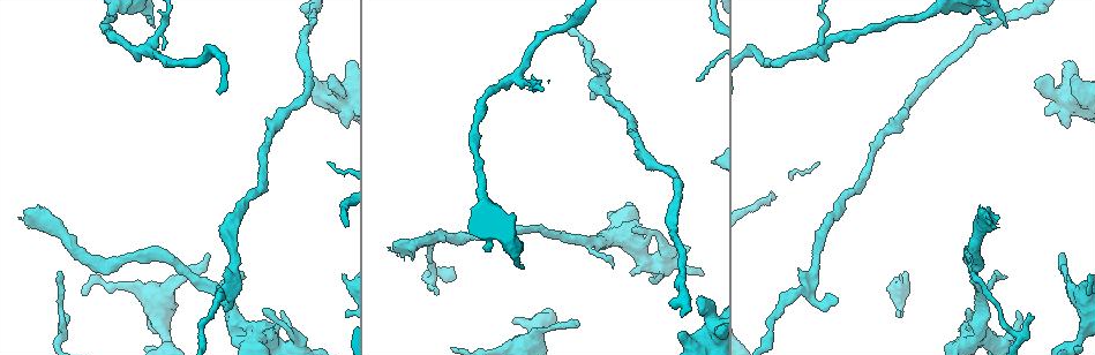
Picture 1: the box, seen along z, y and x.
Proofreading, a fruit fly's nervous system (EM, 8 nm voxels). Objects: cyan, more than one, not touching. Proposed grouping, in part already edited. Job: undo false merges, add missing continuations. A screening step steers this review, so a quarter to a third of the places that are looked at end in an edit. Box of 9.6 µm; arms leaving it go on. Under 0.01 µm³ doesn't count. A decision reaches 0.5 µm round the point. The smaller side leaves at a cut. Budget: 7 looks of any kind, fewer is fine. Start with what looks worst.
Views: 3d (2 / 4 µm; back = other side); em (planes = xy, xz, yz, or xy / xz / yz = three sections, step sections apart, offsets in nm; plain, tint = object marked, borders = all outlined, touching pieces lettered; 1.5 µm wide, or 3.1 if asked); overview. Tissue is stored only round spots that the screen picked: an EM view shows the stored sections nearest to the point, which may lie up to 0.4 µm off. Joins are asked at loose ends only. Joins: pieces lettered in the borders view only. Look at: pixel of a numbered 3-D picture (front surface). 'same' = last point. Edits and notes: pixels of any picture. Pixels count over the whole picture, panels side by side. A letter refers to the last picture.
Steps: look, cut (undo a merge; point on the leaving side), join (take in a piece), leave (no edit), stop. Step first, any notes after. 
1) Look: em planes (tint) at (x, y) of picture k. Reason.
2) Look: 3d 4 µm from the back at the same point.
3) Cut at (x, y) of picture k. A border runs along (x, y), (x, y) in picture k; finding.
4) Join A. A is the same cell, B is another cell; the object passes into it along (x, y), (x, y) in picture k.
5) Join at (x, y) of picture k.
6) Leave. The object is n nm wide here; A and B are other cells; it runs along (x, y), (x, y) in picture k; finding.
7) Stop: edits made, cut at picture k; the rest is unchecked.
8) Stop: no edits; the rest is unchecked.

Look: 3d 2 µm at (584, 12) of picture 1. Abrupt turn.

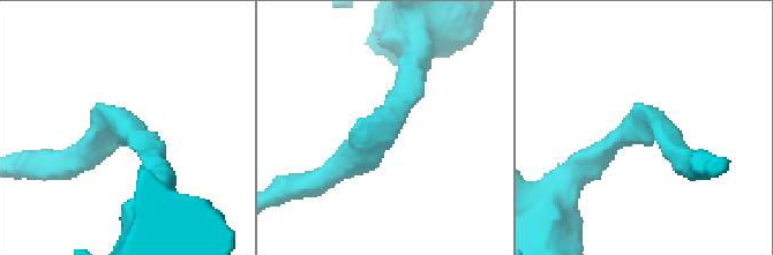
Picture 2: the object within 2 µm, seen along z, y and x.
Look: em yz step 8 (tint) at (649, 124) of picture 2.

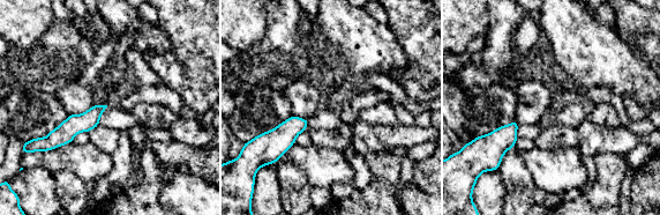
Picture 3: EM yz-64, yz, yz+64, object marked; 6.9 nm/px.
Look: em xy step 4 (borders) at the same point. Cut it another way.

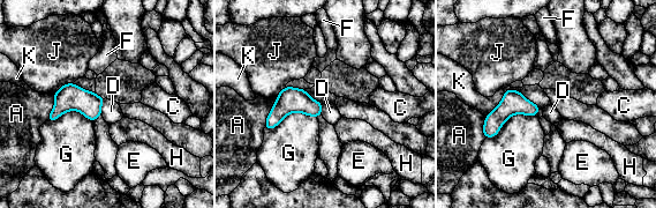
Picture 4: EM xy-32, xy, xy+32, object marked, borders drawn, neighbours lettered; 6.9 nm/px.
Leave. The longest contact is with K, 380 nm; A, C, D, E, F, G, H, J and K are other cells; a border runs along (316, 117), (292, 112), (264, 128) in picture 4; all the same cell.

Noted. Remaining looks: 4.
Look: 3d 2 µm at (147, 50) of picture 1. A narrow waist.

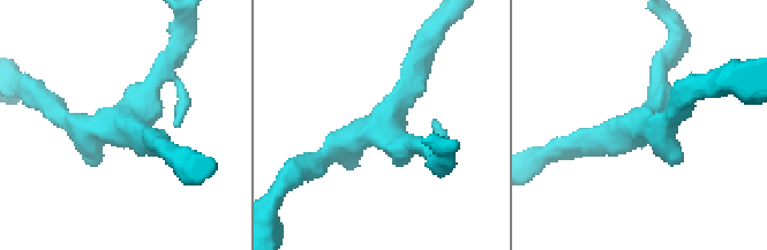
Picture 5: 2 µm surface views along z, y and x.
Look: em xz step 8 (plain) at (119, 124) of picture 5. 3 arms meet here; the arms are 170, 180, 200 nm wide; now the EM.

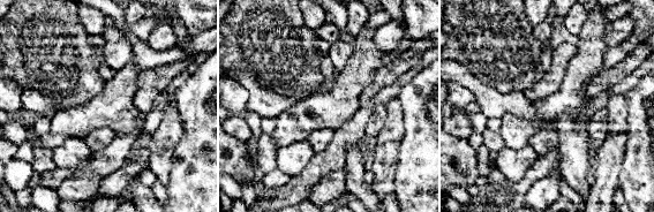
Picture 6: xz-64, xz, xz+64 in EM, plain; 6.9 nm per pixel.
Look: em xz step 8 (borders) at the same point. What lies round it.

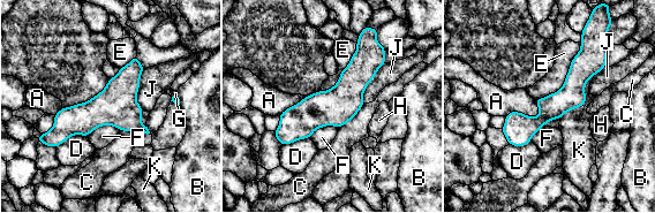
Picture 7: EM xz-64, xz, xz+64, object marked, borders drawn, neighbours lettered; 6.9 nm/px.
Leave. A, B, C, D, E, F, G, H, J and K are other cells; it runs along (374, 48), (361, 70), (281, 141) in picture 7; continuous, no second cell.

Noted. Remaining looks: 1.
Stop: no edits; the rest is unchecked.

